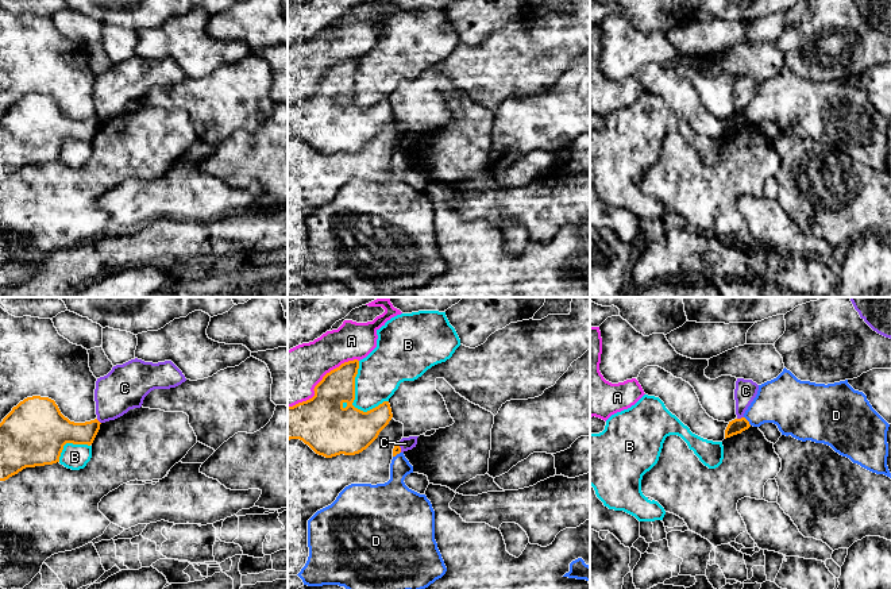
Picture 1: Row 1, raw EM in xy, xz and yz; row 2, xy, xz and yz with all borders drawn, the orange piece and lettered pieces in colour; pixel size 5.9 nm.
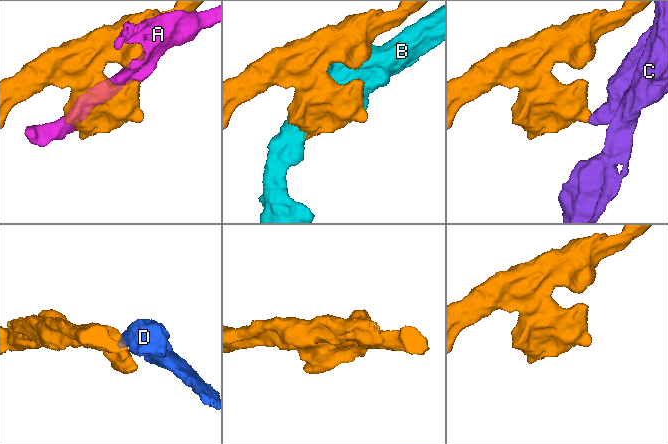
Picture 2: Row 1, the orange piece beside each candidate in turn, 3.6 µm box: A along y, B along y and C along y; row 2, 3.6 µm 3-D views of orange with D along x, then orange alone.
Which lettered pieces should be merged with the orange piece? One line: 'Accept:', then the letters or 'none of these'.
Accept: none of these

